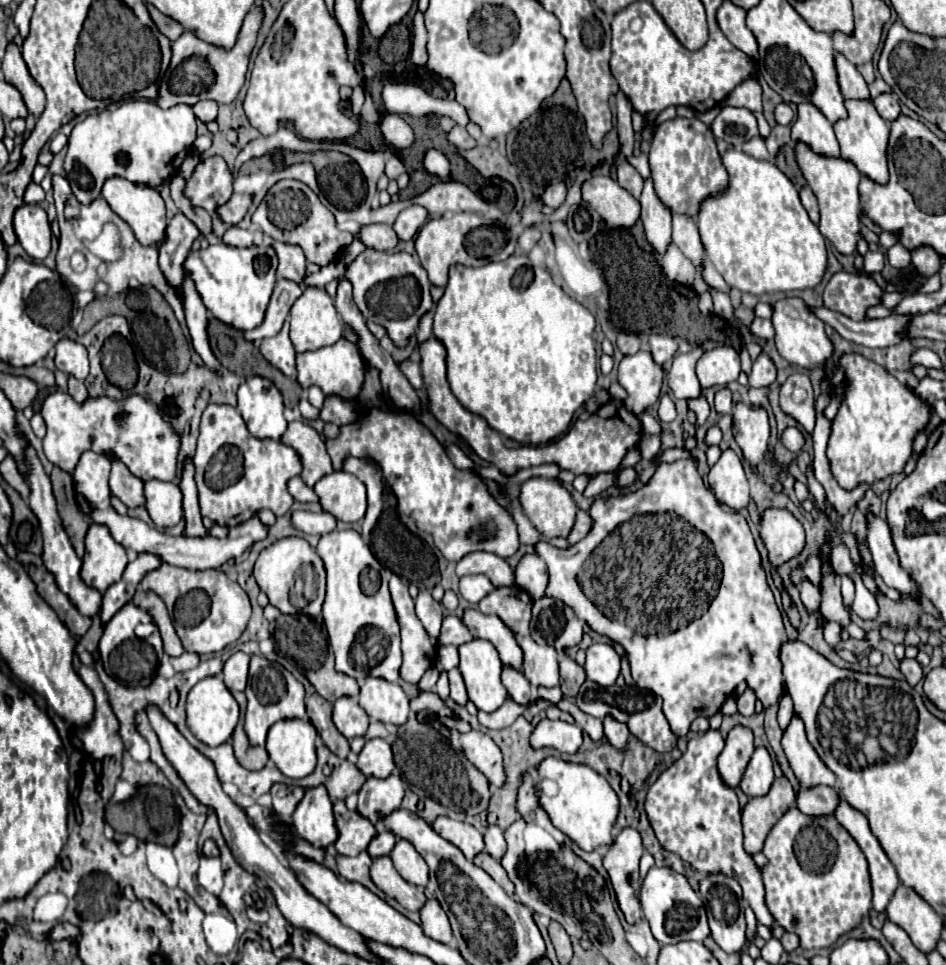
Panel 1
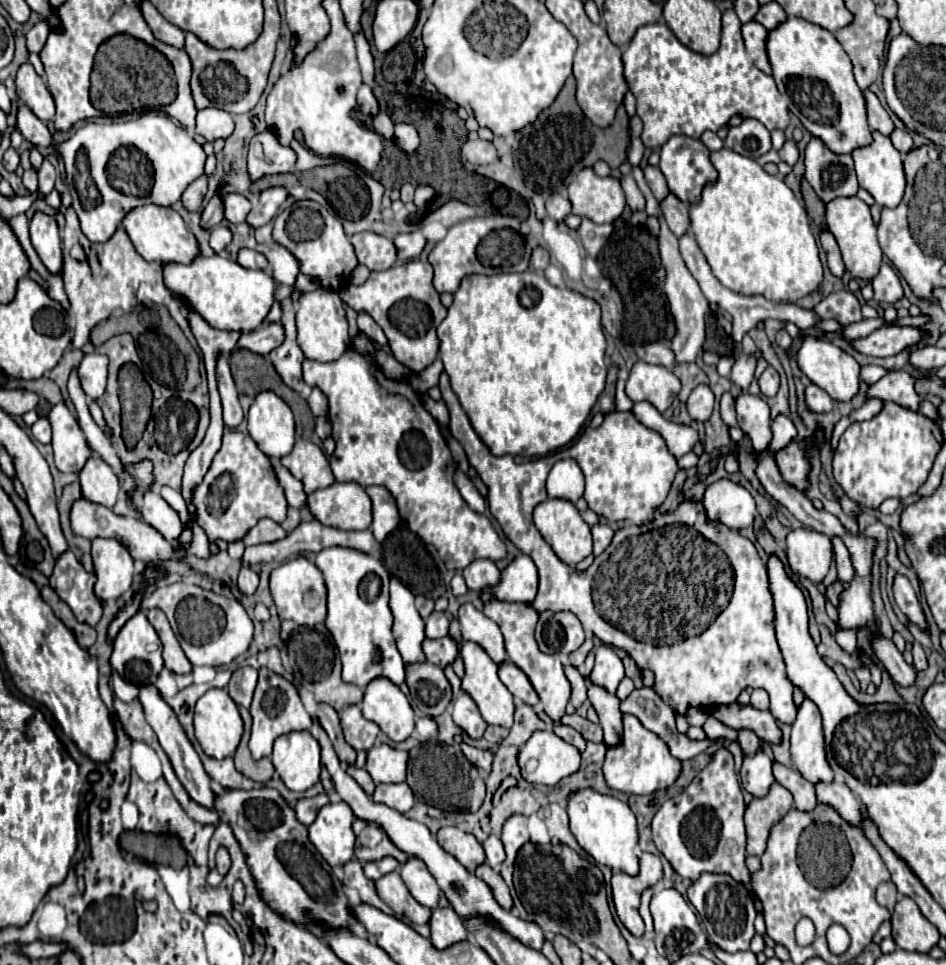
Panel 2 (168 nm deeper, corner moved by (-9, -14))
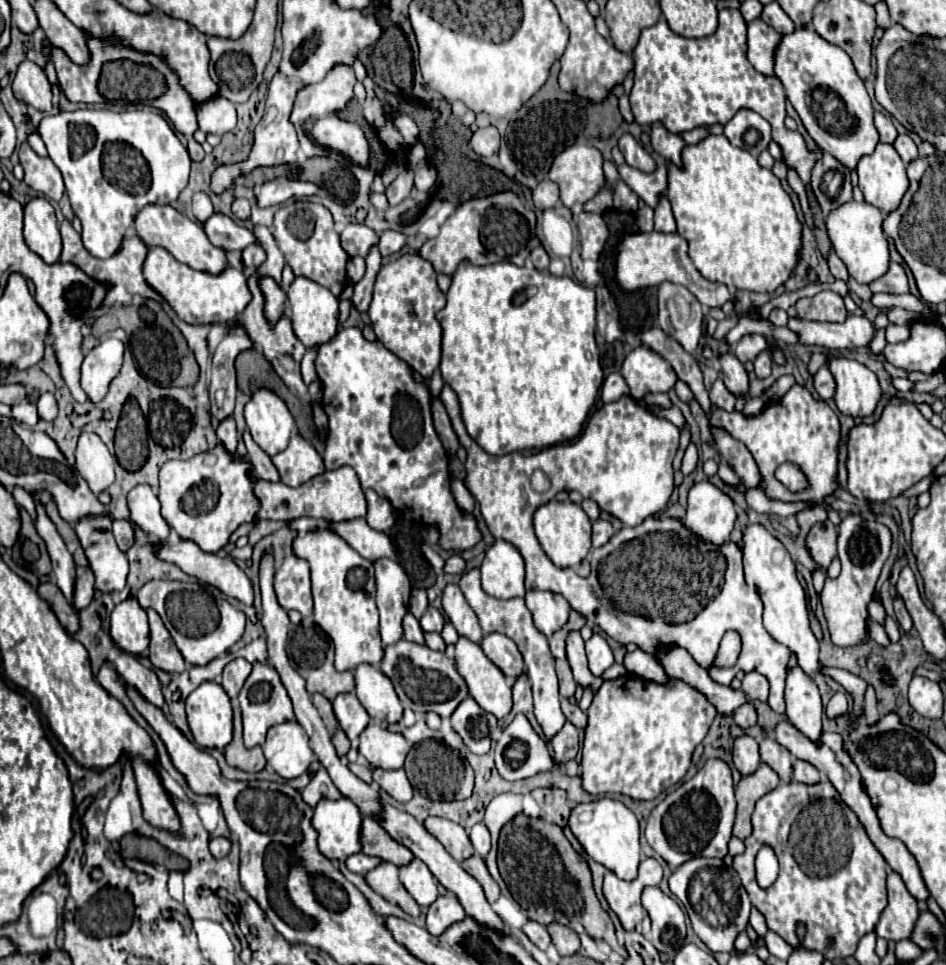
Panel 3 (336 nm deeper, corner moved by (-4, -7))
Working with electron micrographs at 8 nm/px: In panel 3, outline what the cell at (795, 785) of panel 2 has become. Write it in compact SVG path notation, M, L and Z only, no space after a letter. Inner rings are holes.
M764 737L758 745L760 745L760 759L768 763L782 781L790 781L790 775L792 775L790 751L786 747L780 747L780 743L776 743L776 739L772 737Z

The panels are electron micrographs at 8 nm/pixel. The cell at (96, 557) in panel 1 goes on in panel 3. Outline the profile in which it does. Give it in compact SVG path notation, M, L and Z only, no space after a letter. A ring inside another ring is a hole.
M92 515L74 523L74 531L96 575L96 589L122 591L128 575L128 559L112 535L110 515Z

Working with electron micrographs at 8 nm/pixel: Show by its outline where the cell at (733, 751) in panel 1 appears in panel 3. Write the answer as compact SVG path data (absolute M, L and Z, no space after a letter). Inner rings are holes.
M754 701L740 705L734 713L734 723L740 727L752 727L752 725L756 725L756 721L758 721L758 713L756 713Z

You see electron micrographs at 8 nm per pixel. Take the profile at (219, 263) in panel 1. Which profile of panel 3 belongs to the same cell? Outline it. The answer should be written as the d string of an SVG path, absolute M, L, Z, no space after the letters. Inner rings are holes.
M154 247L148 251L144 259L144 279L156 293L160 293L168 301L168 305L176 311L176 315L190 325L234 321L252 299L242 269L228 267L220 275L202 273L176 261L164 247Z

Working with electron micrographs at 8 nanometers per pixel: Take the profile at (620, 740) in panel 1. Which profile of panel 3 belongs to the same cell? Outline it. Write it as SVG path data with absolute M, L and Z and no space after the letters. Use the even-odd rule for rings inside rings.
M570 631L566 637L566 657L570 663L570 669L574 673L574 679L582 687L592 687L592 691L598 691L602 685L600 677L594 677L588 669L586 653L584 653L584 641L580 637L580 631Z

